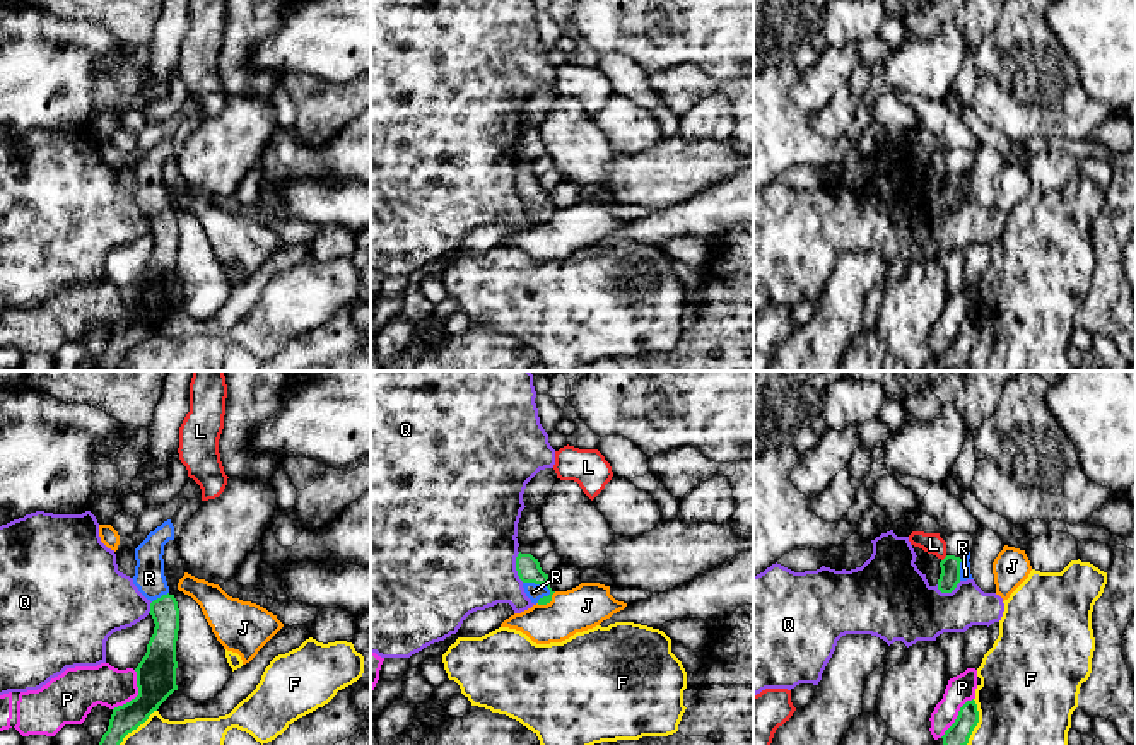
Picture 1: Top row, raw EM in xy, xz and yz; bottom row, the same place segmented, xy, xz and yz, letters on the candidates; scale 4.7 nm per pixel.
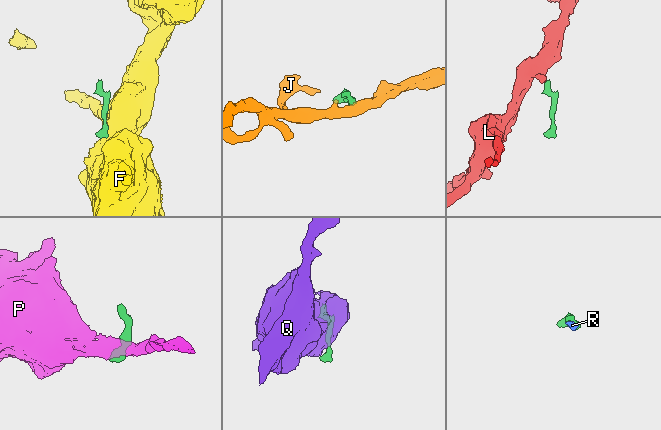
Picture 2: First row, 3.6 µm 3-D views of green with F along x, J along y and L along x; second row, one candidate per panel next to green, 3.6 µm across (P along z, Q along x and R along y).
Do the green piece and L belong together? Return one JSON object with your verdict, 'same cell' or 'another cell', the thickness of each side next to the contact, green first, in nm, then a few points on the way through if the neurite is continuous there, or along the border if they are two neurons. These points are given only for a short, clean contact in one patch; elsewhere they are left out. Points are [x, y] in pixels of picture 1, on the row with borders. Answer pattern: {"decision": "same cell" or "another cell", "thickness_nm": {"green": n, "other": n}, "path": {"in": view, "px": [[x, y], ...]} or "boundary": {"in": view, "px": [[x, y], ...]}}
{"decision": "another cell", "thickness_nm": {"green": 100, "other": 100}, "boundary": {"in": "yz", "px": [[947, 556], [942, 561]]}}

